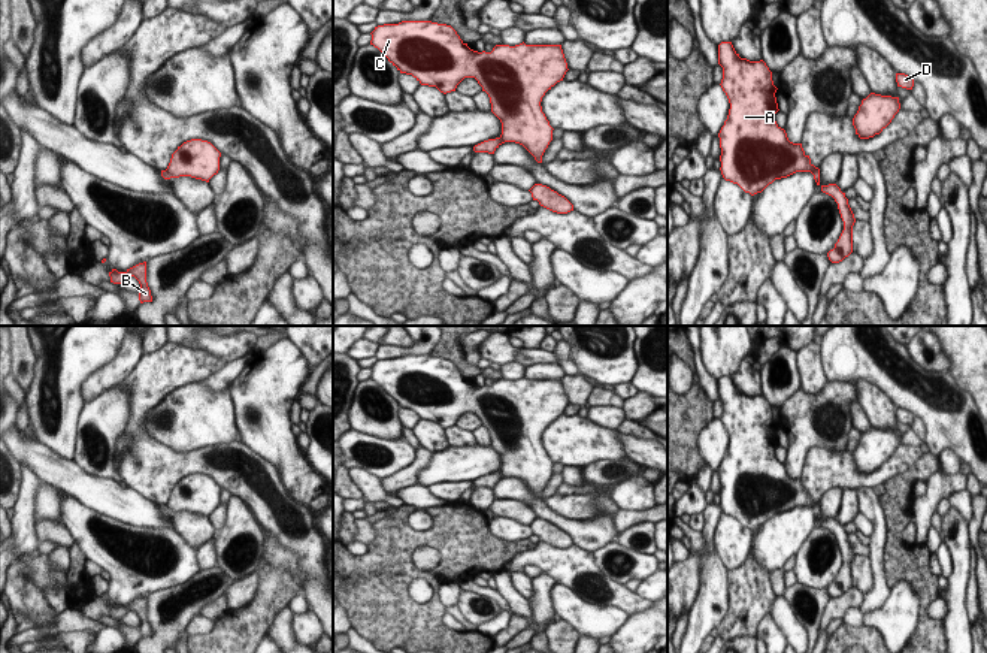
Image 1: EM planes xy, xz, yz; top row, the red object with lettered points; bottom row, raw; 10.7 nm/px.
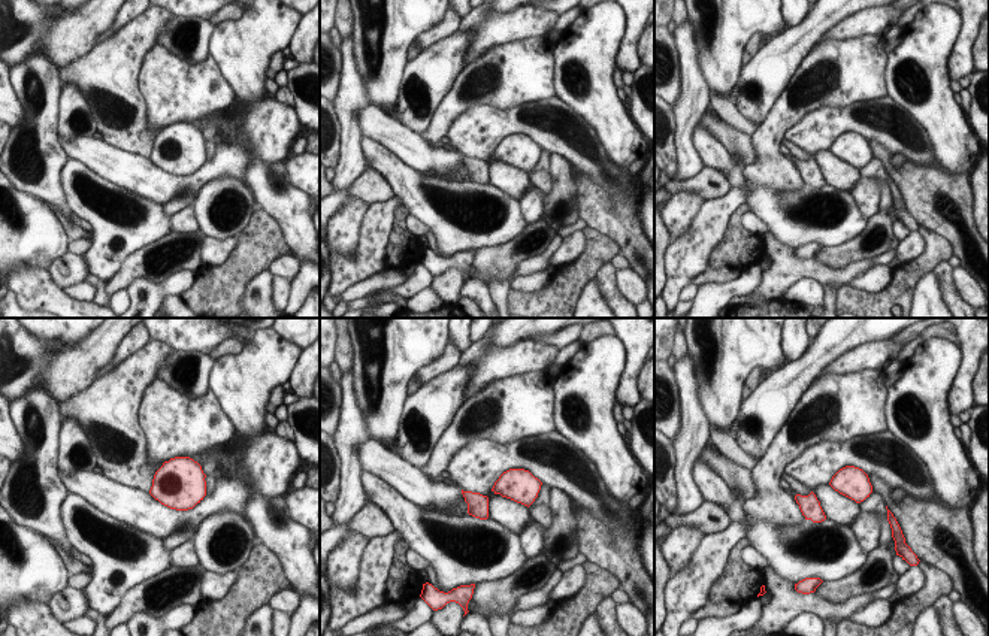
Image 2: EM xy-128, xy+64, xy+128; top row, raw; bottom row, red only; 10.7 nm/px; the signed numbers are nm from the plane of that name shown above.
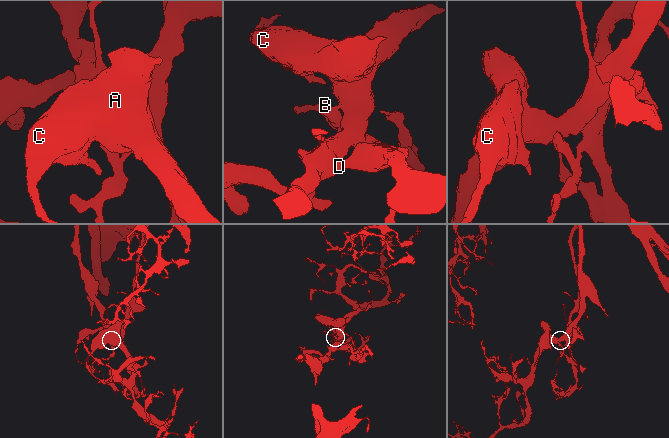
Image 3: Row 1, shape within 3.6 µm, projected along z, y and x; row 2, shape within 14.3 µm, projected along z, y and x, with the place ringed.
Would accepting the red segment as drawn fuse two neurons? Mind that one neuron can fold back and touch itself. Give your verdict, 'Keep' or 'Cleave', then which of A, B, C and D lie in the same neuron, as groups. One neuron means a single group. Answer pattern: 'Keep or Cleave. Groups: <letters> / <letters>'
Cleave. Groups: A C / B D

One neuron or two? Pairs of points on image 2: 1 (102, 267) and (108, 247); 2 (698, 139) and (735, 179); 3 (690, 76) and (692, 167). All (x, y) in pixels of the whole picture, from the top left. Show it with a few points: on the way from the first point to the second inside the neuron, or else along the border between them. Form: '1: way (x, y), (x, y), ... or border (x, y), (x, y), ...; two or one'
1: way (103, 263), (108, 251); one
2: way (708, 148), (729, 169); one
3: way (690, 99), (684, 121), (684, 145); one

